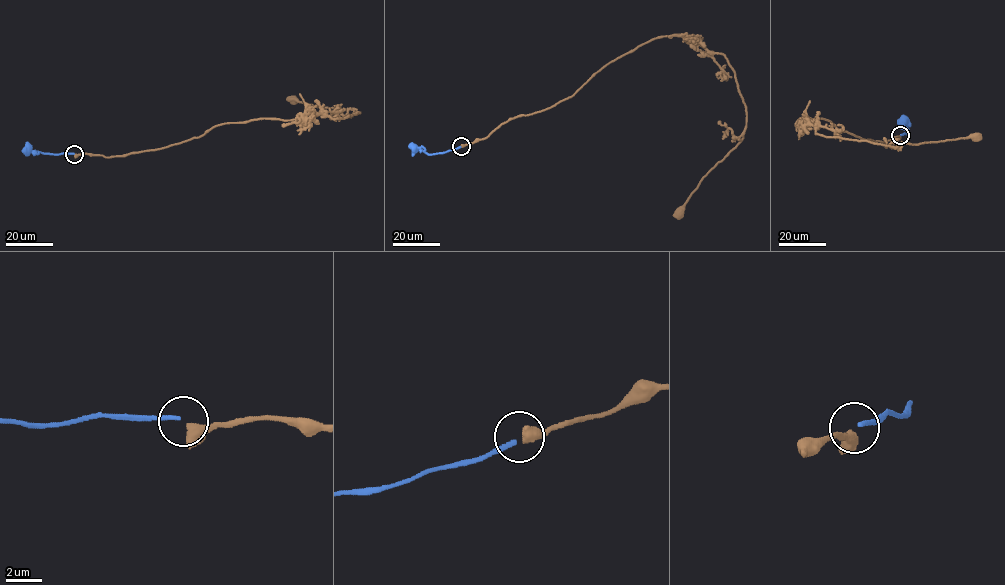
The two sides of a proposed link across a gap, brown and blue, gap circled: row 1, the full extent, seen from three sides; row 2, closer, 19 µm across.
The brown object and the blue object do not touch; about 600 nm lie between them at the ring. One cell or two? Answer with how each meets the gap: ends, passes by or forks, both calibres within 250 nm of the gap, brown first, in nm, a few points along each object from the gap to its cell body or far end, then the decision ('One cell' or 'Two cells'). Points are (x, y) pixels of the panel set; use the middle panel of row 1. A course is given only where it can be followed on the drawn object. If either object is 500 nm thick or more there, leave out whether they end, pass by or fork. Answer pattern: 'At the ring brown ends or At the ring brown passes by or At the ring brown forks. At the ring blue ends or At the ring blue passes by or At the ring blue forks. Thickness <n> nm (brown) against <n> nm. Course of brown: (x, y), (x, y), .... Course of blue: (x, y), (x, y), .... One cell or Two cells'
At the ring brown passes by. At the ring blue ends. Thickness 440 nm (brown) against 240 nm. Course of brown: (461, 145), (573, 95), (644, 43), (686, 33), (724, 56), (746, 125), (742, 140), (678, 213). Course of blue: (460, 146), (429, 154), (414, 148). Two cells

